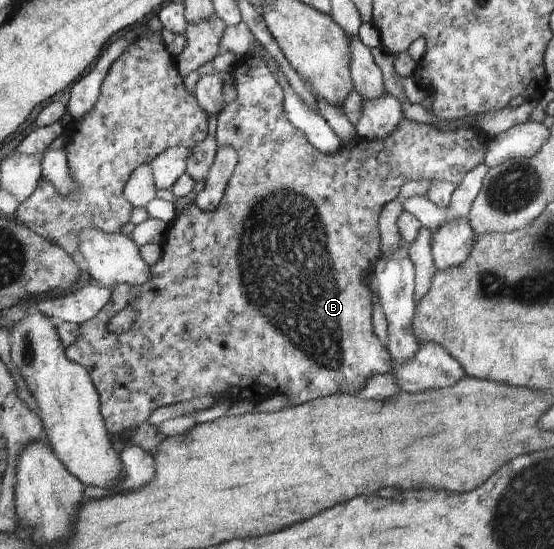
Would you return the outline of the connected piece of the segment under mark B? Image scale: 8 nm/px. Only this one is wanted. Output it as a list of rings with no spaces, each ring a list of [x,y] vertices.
[[[253,54],[237,55],[236,64],[230,70],[235,83],[235,100],[225,104],[218,115],[216,133],[217,150],[221,146],[231,146],[237,152],[237,164],[225,188],[223,200],[214,212],[203,212],[195,203],[189,204],[177,220],[167,229],[161,242],[163,254],[161,260],[151,267],[151,278],[141,286],[139,292],[129,300],[129,306],[135,308],[137,316],[133,326],[125,334],[113,334],[107,326],[121,308],[115,308],[119,300],[119,290],[123,284],[112,288],[111,300],[101,309],[95,318],[80,325],[79,338],[73,346],[65,348],[65,356],[89,371],[93,386],[100,398],[100,410],[103,414],[105,428],[111,436],[129,436],[125,448],[139,446],[145,452],[155,454],[158,446],[165,440],[165,434],[157,431],[157,426],[149,424],[149,416],[156,408],[171,406],[172,404],[199,398],[199,396],[224,397],[233,402],[249,401],[256,405],[265,399],[273,398],[276,394],[289,398],[288,406],[297,406],[301,402],[313,402],[317,398],[329,398],[335,394],[356,395],[365,380],[373,374],[389,374],[391,359],[387,349],[374,334],[372,324],[374,288],[366,285],[363,274],[371,273],[378,262],[380,252],[380,233],[378,219],[383,206],[398,199],[401,188],[410,181],[446,181],[459,186],[474,167],[484,164],[484,157],[488,150],[489,138],[481,136],[477,131],[468,128],[457,128],[443,132],[435,125],[419,124],[403,118],[395,131],[385,139],[367,141],[363,138],[341,139],[335,154],[323,154],[313,147],[301,130],[295,128],[287,119],[283,108],[283,91],[281,86],[263,60],[255,58]]]

